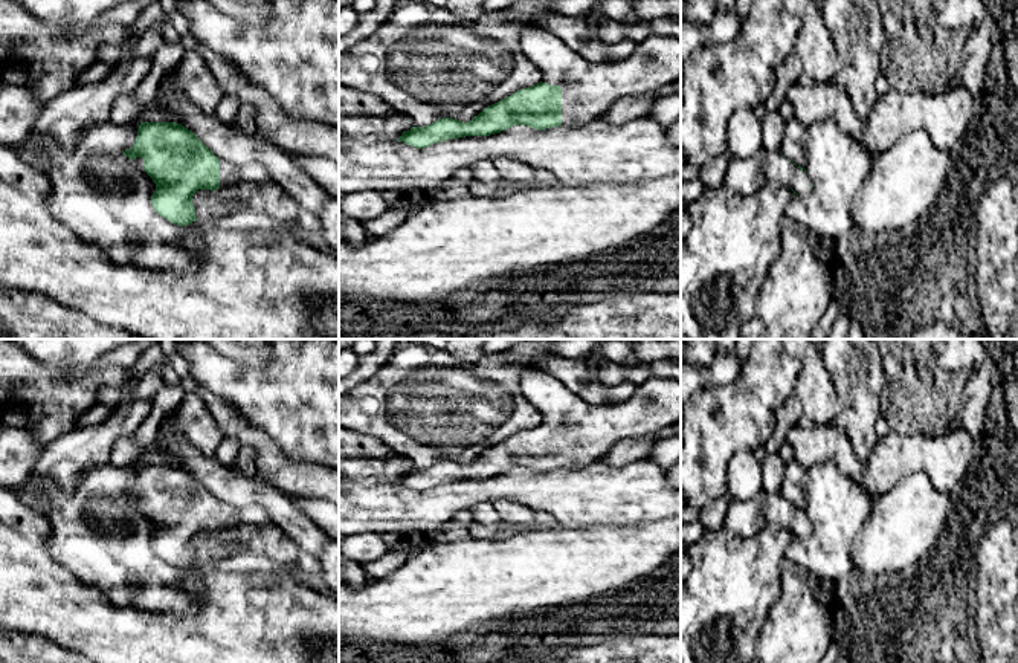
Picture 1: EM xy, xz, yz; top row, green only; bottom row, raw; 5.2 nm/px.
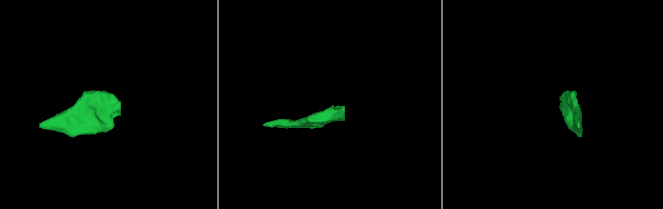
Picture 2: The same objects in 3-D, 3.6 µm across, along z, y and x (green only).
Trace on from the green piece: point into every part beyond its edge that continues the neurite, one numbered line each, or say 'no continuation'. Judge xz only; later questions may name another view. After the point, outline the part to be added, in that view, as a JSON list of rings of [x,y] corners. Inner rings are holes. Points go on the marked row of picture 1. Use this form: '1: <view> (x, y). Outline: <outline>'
1: xz (588, 87). Outline: [[[531,27],[522,34],[522,52],[540,69],[546,84],[562,87],[562,125],[583,125],[617,99],[646,95],[681,78],[681,38],[670,35],[649,35],[620,61],[588,61],[549,31]]]

